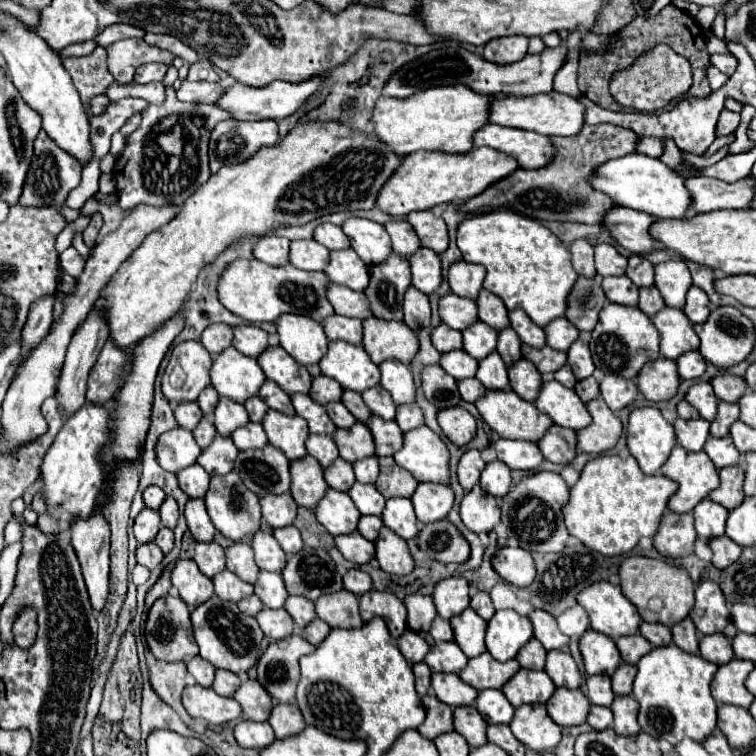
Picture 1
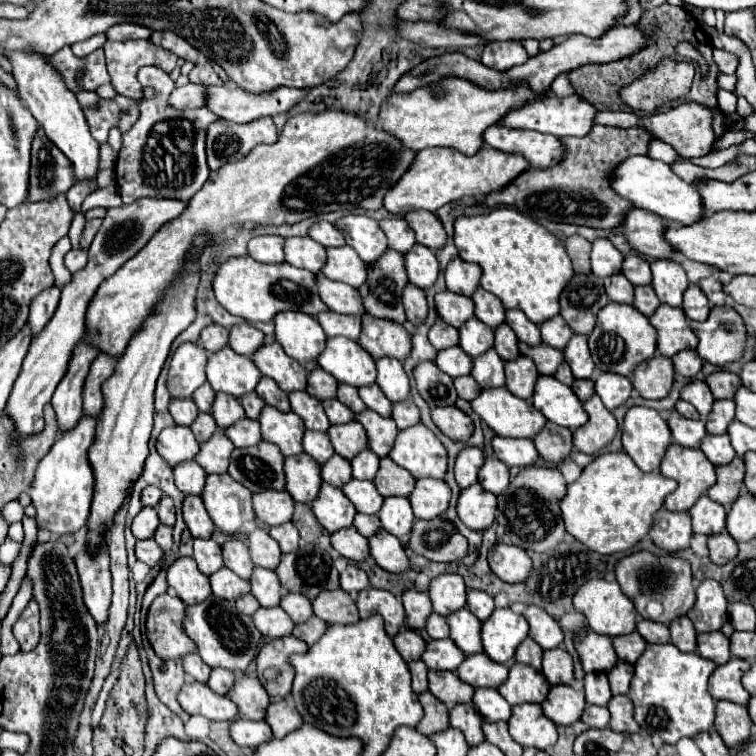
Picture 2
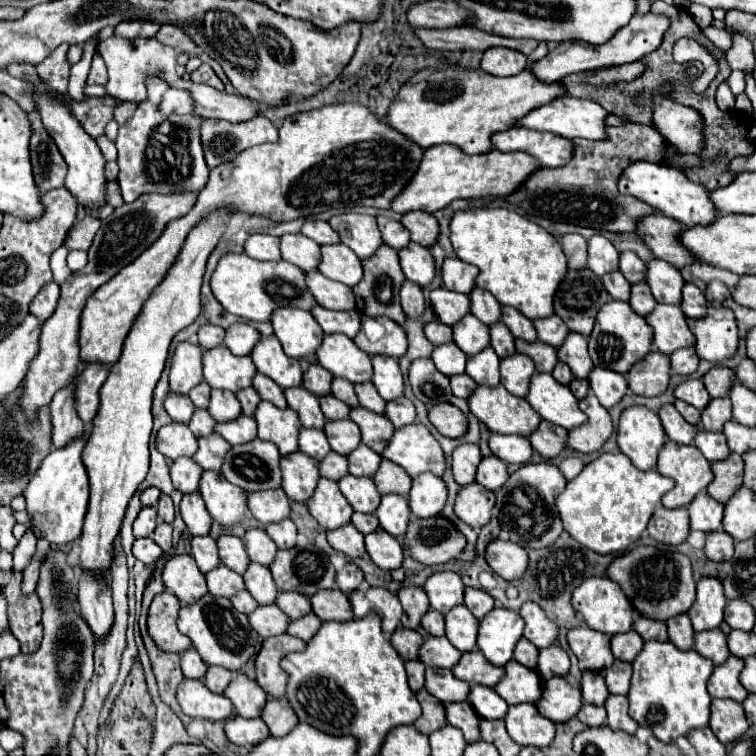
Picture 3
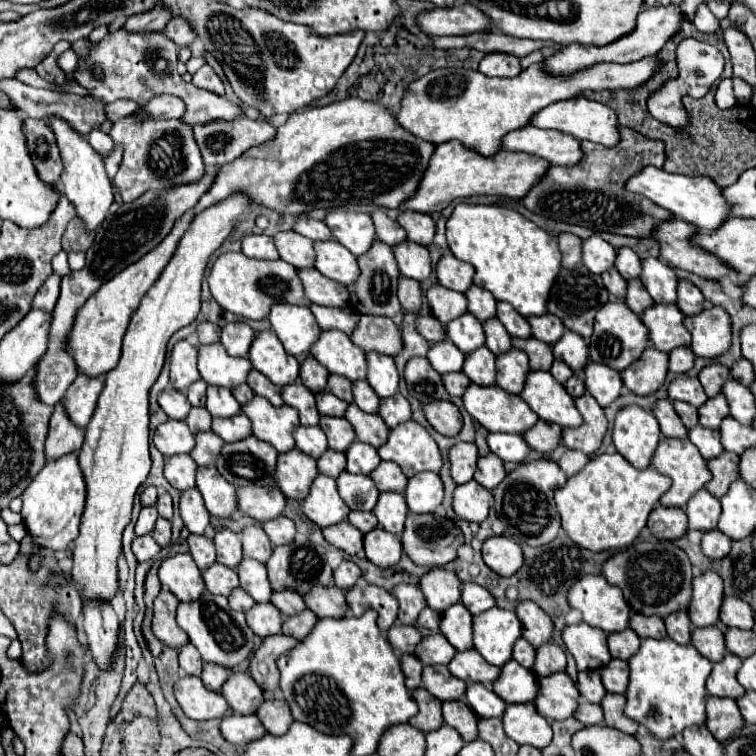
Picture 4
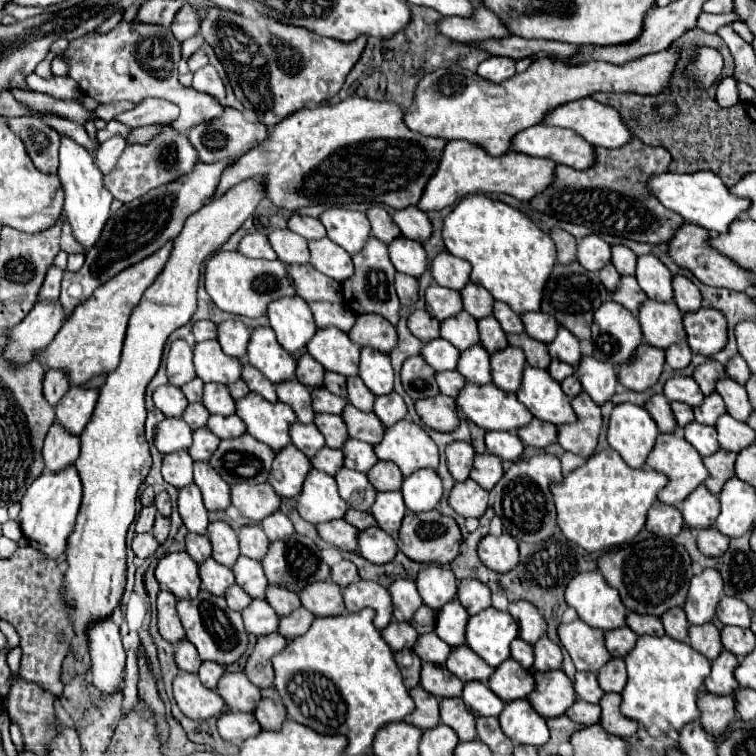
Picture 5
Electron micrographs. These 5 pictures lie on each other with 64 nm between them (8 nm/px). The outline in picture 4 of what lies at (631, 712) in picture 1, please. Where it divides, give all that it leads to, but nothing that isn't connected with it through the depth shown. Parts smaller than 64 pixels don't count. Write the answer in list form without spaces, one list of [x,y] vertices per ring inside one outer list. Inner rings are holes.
[[[606,694],[606,698],[602,700],[606,726],[622,730],[624,734],[636,734],[638,722],[634,722],[632,718],[626,718],[624,706],[626,706],[626,698],[622,694]]]

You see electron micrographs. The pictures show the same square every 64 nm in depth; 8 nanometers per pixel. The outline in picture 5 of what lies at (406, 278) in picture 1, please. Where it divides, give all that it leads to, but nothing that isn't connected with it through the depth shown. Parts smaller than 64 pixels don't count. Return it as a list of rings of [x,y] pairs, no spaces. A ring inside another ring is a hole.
[[[372,236],[366,242],[364,250],[352,256],[356,272],[354,272],[354,278],[342,282],[342,292],[344,292],[344,304],[354,314],[374,312],[374,314],[384,316],[386,320],[390,320],[396,326],[398,324],[398,318],[400,318],[400,302],[398,302],[396,290],[394,290],[396,270],[394,270],[394,264],[390,264],[390,256],[386,254],[386,248],[388,246],[384,242],[380,242],[378,238]]]

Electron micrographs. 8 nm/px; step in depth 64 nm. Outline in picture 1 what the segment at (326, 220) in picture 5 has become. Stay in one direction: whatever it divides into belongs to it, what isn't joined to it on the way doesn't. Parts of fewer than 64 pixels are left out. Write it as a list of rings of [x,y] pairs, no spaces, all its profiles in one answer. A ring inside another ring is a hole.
[[[348,218],[342,224],[342,230],[350,238],[350,244],[354,246],[356,254],[368,266],[376,266],[378,262],[384,262],[392,254],[390,236],[386,234],[386,228],[378,222],[364,218]]]

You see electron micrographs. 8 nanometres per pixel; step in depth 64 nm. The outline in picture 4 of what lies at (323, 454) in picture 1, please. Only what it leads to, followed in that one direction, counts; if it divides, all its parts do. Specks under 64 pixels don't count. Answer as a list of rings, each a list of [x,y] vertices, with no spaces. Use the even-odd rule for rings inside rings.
[[[298,426],[294,432],[294,440],[296,440],[296,448],[312,458],[320,458],[328,450],[328,442],[320,426],[314,428]]]

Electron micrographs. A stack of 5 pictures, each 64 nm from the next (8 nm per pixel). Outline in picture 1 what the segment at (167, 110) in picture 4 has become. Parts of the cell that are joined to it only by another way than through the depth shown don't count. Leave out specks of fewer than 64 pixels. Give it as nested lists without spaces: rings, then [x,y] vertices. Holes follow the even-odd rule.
[[[184,80],[182,86],[178,88],[176,96],[182,98],[184,102],[214,104],[224,92],[226,92],[226,88],[220,82],[190,82],[190,80]]]

